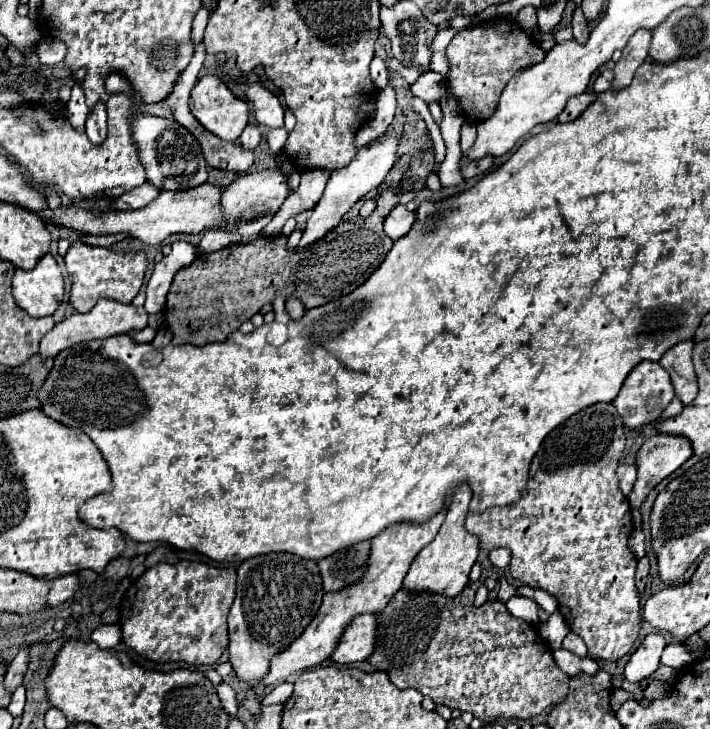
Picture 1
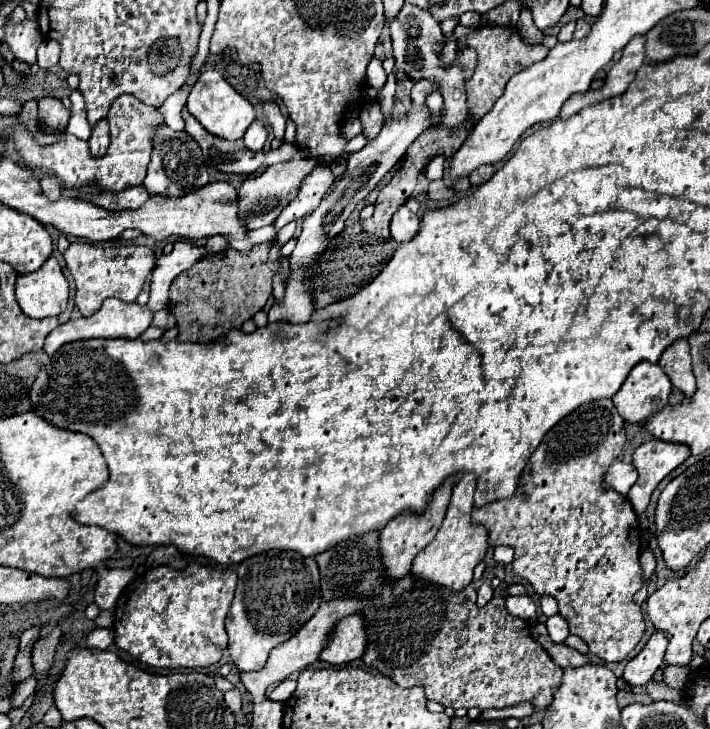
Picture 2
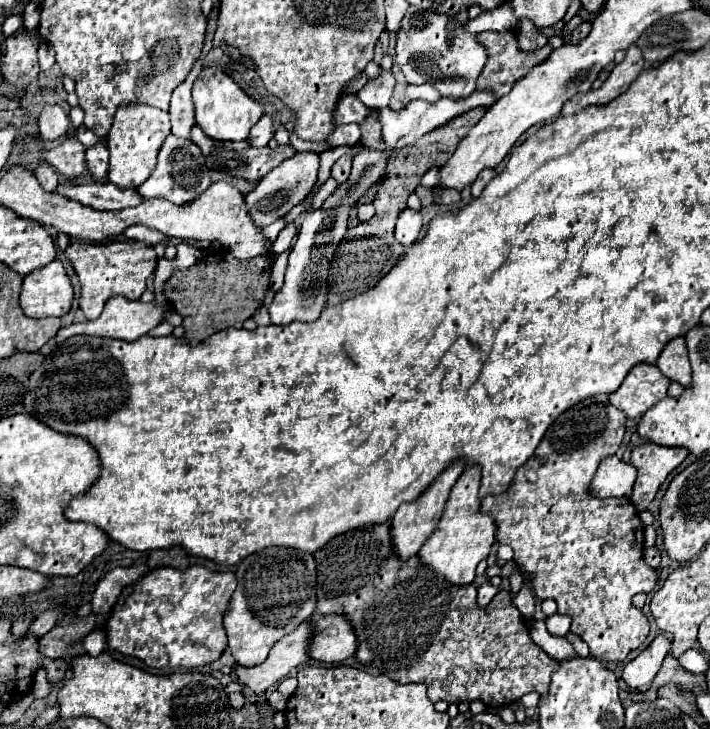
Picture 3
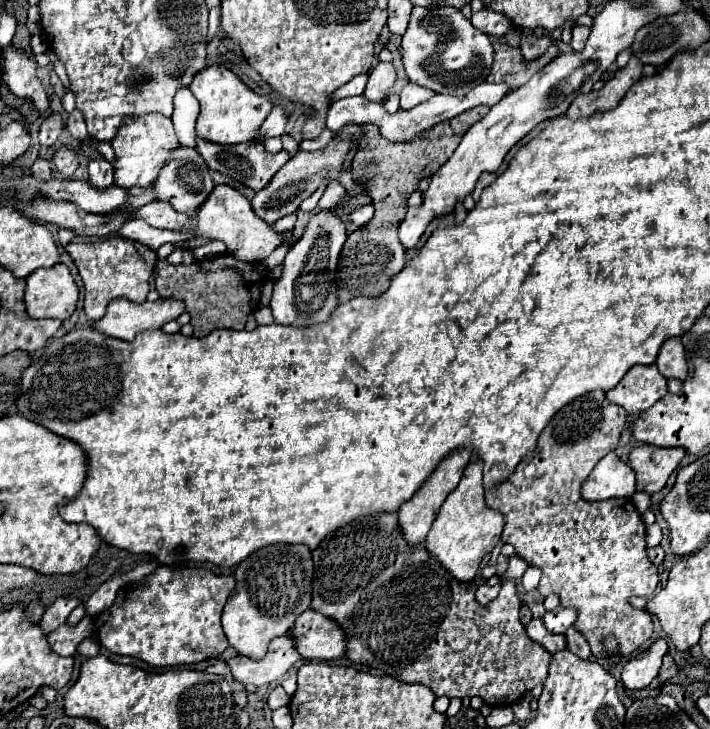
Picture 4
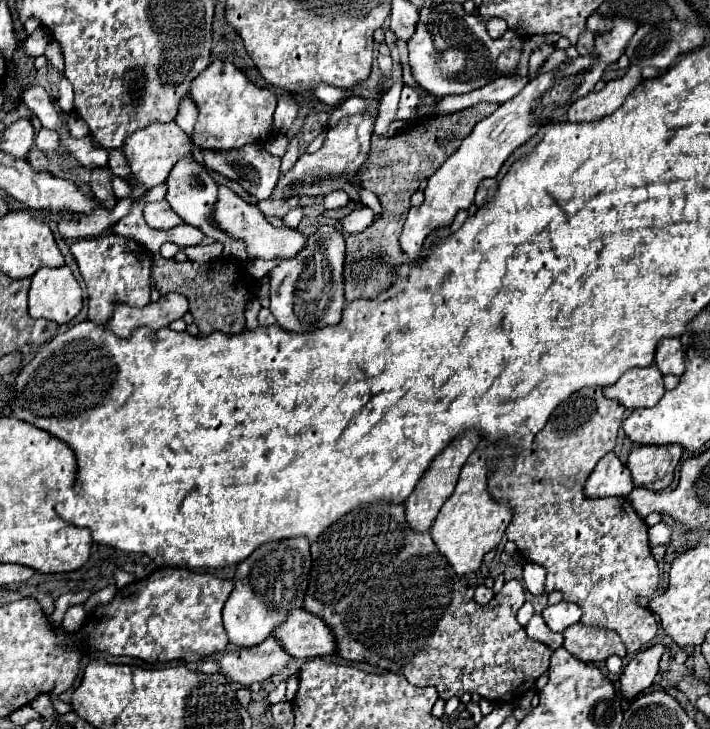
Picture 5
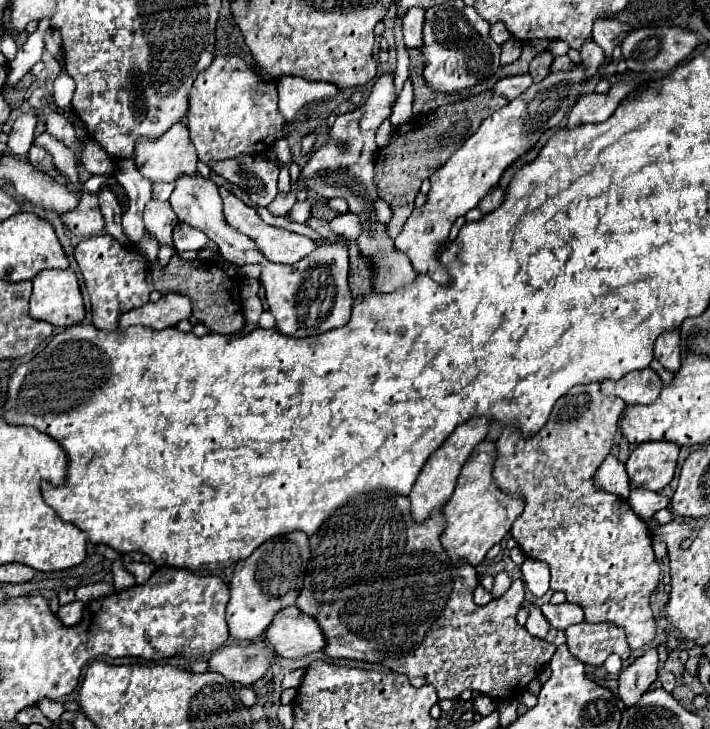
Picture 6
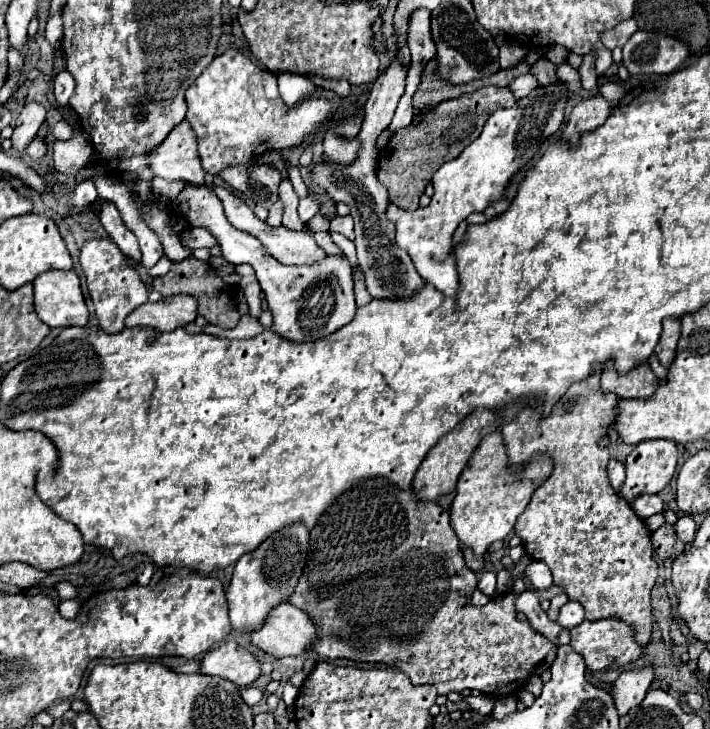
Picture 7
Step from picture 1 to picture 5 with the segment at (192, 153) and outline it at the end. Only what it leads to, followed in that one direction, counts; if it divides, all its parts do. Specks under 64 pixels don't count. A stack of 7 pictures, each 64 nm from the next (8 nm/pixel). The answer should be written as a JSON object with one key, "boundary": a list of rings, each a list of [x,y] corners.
{"boundary":[[[186,156],[186,160],[180,160],[178,164],[174,164],[174,168],[170,170],[170,176],[166,178],[166,200],[170,202],[172,210],[186,222],[186,224],[192,224],[196,228],[200,228],[206,236],[210,236],[212,240],[218,240],[224,244],[224,258],[226,260],[240,260],[244,262],[246,260],[246,252],[244,252],[244,246],[242,242],[238,240],[230,240],[224,232],[220,232],[218,228],[212,226],[210,222],[210,212],[212,212],[212,206],[216,202],[216,194],[218,194],[218,186],[216,182],[212,180],[212,176],[208,174],[208,170],[196,162],[192,156]]]}

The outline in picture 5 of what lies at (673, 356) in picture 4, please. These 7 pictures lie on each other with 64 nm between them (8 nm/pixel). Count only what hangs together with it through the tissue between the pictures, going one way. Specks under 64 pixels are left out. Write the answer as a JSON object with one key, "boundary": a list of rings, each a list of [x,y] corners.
{"boundary":[[[664,338],[656,348],[656,366],[662,374],[680,376],[684,372],[684,354],[678,338]]]}

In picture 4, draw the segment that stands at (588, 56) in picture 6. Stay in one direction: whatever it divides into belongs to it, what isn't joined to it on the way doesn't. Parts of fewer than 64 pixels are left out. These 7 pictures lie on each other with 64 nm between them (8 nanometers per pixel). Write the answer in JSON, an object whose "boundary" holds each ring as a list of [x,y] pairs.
{"boundary":[[[574,26],[572,28],[572,40],[570,40],[570,46],[574,50],[582,50],[586,40],[588,40],[588,34],[590,34],[590,28],[588,26]]]}

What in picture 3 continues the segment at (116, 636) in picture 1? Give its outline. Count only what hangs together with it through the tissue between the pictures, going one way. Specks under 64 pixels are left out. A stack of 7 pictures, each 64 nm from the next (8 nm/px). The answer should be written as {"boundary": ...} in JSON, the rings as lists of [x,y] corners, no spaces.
{"boundary":[[[92,630],[86,638],[84,638],[84,648],[88,654],[96,656],[100,652],[106,650],[106,632],[104,630]]]}

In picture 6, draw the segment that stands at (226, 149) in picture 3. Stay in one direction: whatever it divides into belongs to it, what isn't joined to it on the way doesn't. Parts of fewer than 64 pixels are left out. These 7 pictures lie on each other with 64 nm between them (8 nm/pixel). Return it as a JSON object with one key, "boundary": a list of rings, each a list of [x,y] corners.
{"boundary":[[[242,156],[238,160],[222,160],[210,168],[228,182],[244,188],[254,204],[268,206],[276,196],[278,164],[262,156]]]}

